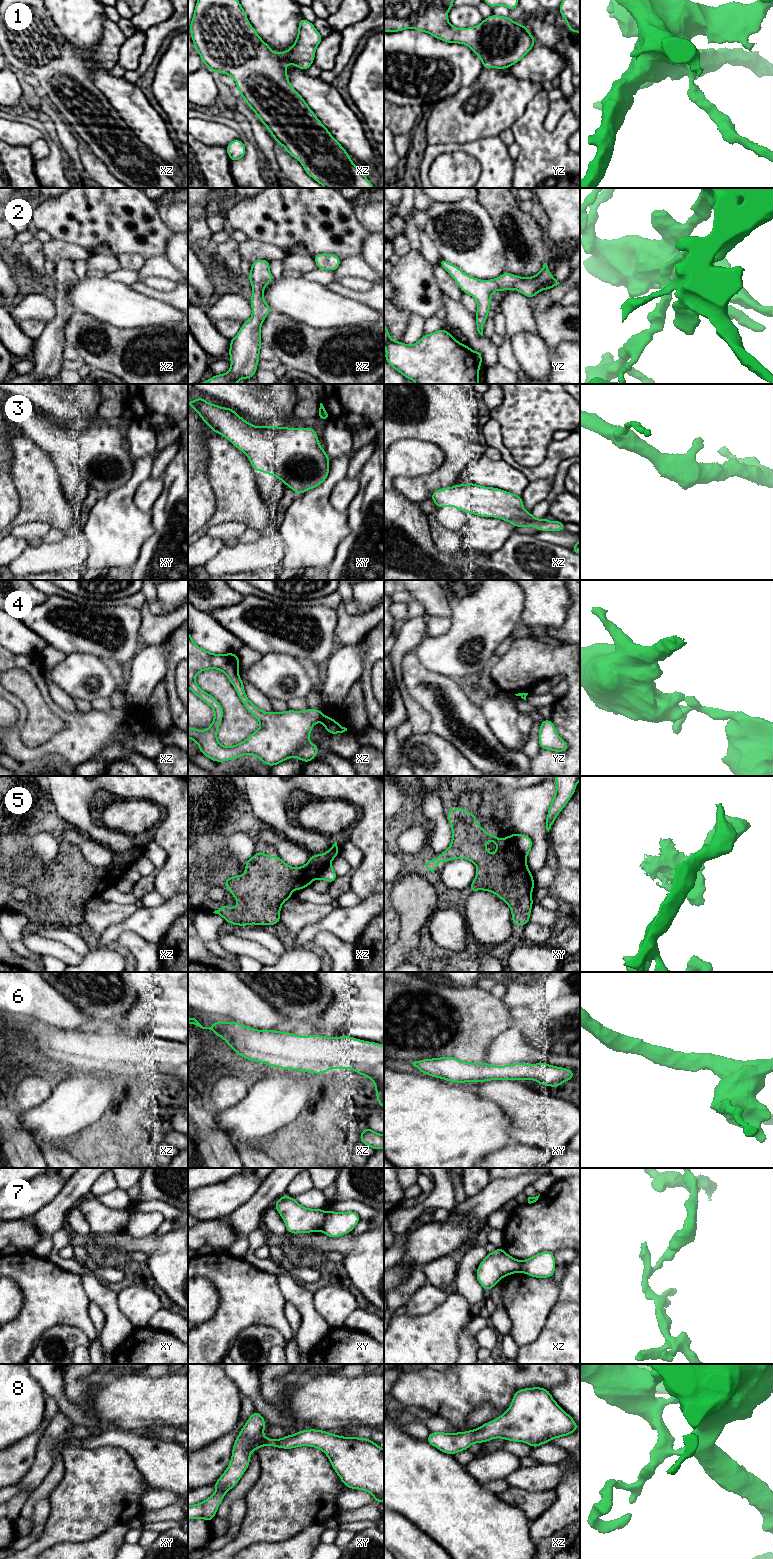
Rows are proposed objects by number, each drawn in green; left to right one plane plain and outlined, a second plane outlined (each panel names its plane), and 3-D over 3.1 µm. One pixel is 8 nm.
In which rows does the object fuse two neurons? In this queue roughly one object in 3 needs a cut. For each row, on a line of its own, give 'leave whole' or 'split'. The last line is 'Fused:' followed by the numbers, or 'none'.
1: leave whole
2: leave whole
3: leave whole
4: split
5: split
6: leave whole
7: split
8: leave whole
Fused: 4, 5, 7

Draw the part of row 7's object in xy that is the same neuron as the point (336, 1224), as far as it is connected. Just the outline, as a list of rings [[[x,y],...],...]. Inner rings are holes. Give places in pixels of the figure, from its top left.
[[[355,1211],[326,1213],[322,1231],[331,1238],[338,1238],[343,1234],[350,1233],[360,1221],[360,1217]]]

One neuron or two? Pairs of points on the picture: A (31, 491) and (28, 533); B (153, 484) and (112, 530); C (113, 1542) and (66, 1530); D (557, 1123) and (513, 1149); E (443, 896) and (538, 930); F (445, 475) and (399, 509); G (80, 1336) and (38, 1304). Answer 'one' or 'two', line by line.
A: two
B: two
C: two
D: two
E: two
F: two
G: two

